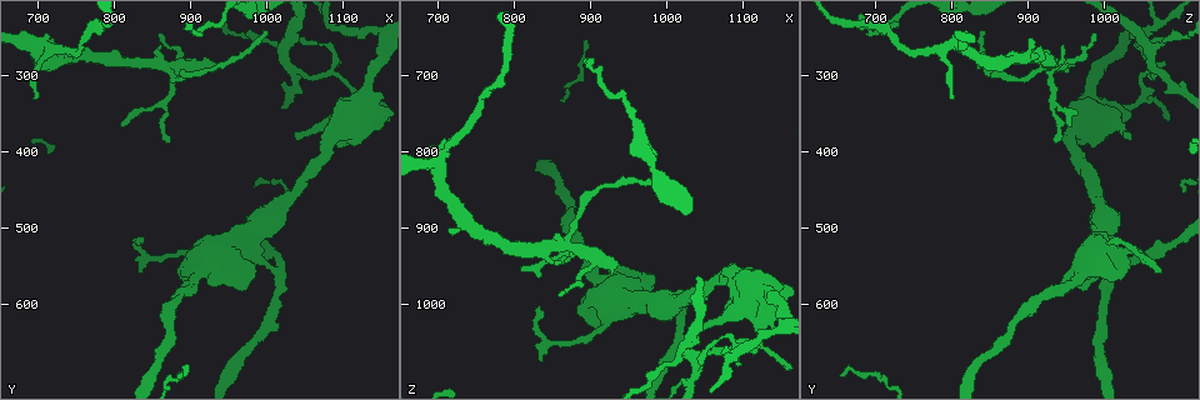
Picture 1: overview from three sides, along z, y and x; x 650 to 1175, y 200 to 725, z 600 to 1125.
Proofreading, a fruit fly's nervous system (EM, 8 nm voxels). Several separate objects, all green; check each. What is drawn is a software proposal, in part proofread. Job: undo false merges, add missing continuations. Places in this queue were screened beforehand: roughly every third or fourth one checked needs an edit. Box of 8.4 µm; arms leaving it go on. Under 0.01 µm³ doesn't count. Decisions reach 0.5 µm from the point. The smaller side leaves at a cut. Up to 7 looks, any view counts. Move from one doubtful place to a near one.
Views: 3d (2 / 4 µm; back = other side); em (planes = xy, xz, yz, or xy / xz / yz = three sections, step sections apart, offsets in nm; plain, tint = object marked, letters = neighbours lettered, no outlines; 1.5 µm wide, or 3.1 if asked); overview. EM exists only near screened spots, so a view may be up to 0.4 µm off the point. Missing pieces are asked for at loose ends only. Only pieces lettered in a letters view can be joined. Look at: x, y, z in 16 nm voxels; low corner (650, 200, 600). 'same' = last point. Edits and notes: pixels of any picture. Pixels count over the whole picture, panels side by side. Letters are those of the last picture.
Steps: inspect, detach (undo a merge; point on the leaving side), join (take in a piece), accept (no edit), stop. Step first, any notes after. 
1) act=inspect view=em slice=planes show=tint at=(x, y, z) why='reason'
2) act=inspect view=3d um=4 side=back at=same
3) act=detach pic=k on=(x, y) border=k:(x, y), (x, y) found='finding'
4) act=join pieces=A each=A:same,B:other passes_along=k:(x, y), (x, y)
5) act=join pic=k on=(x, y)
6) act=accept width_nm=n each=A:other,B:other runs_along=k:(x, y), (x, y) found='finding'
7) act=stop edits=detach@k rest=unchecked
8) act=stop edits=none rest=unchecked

act=inspect view=em slice=yz step=8 show=letters at=(930, 295, 955) why='free end'

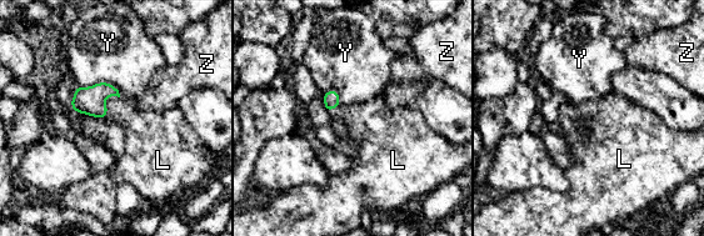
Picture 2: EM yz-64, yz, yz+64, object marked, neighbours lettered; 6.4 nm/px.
act=join pieces=L each=L:same,Y:other,Z:other passes_along=2:(331, 100), (334, 109), (369, 124) found='it goes on there'

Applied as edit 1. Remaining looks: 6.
act=inspect view=3d um=2 side=back at=(1025, 275, 1065)

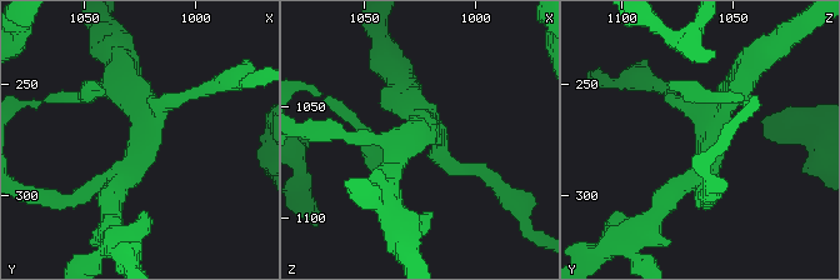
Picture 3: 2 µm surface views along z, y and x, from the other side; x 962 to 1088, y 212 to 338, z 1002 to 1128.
act=inspect view=em slice=xy step=8 show=letters at=(1024, 275, 1060) arms=3 why='now the EM'

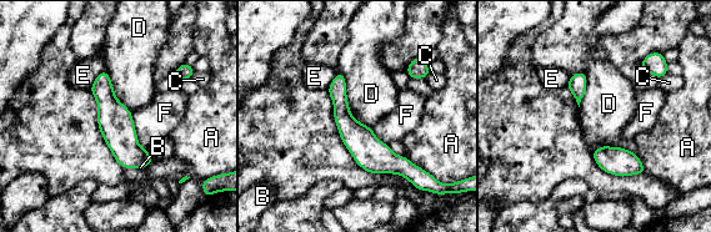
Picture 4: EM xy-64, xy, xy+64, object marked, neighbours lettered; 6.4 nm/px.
act=accept longest_contact=D:440nm each=A:other,B:other,C:other,D:other,E:other,F:other runs_along=4:(339, 76), (346, 124), (412, 169) found='one neuron here'

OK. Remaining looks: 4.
act=inspect view=em slice=planes show=plain at=(1145, 240, 1035) why='sharp bend'

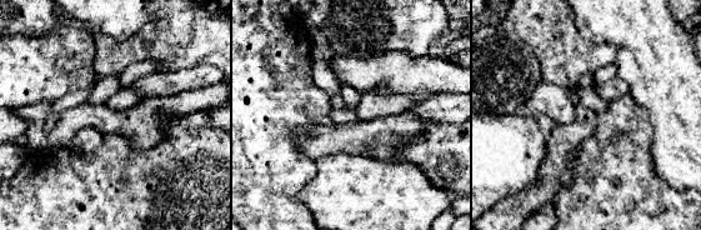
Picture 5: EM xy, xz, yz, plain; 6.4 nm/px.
act=inspect view=em slice=planes show=tint at=same why='where the object lies'

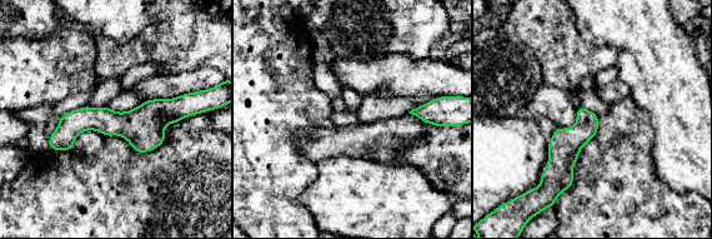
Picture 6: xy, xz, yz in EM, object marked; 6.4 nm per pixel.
act=inspect view=em slice=planes show=letters at=same why='what lies round it'

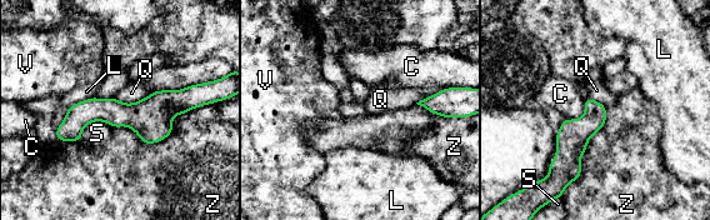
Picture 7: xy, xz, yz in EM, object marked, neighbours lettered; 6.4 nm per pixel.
act=accept width_nm=150 each=C:other,L:other,Q:other,S:other,V:other,Z:other runs_along=7:(194, 99), (84, 113), (59, 135) found='all the same neuron'

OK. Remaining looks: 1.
act=stop edits=join@2 rest=unchecked

